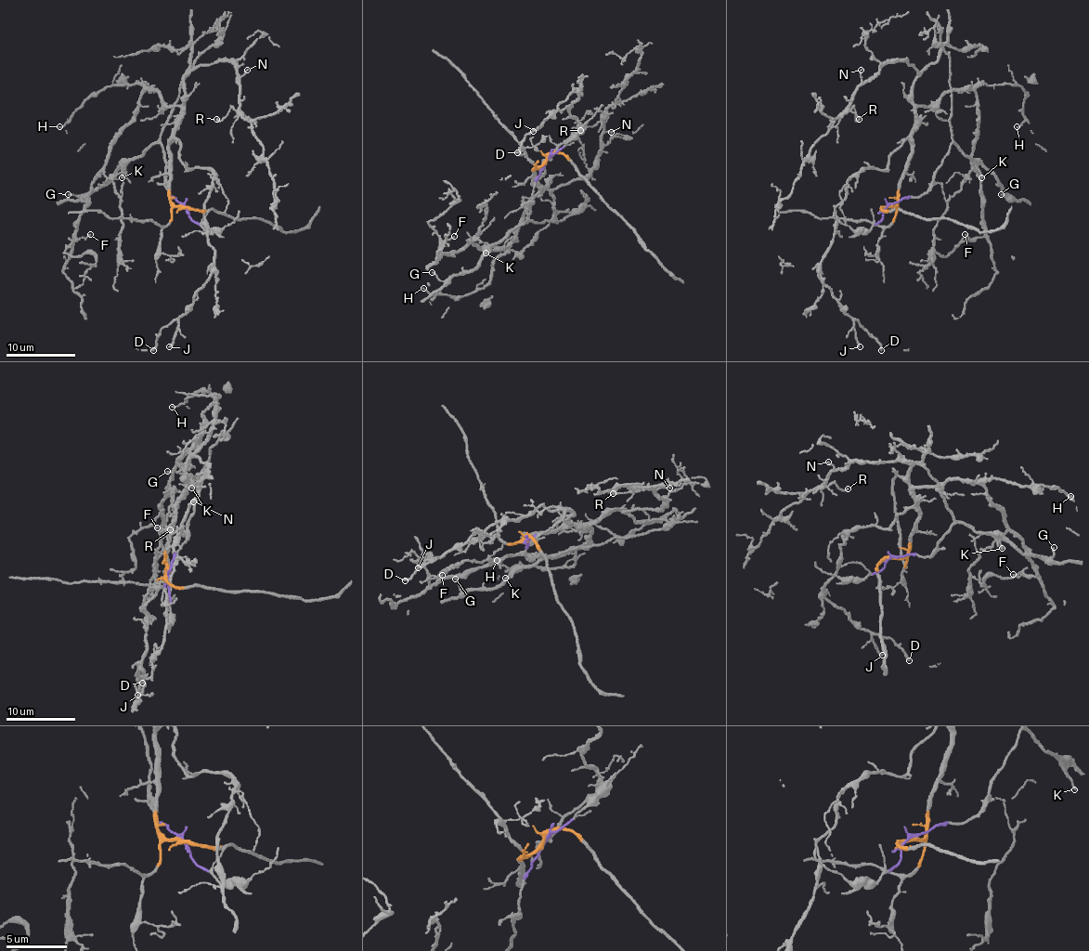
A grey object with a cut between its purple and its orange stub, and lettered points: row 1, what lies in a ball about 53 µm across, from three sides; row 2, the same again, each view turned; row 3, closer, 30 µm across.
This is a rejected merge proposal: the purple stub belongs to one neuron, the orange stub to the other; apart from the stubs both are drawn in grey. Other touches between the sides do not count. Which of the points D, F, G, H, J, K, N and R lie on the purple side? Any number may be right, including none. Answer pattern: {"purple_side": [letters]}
{"purple_side": ["G", "K"]}

